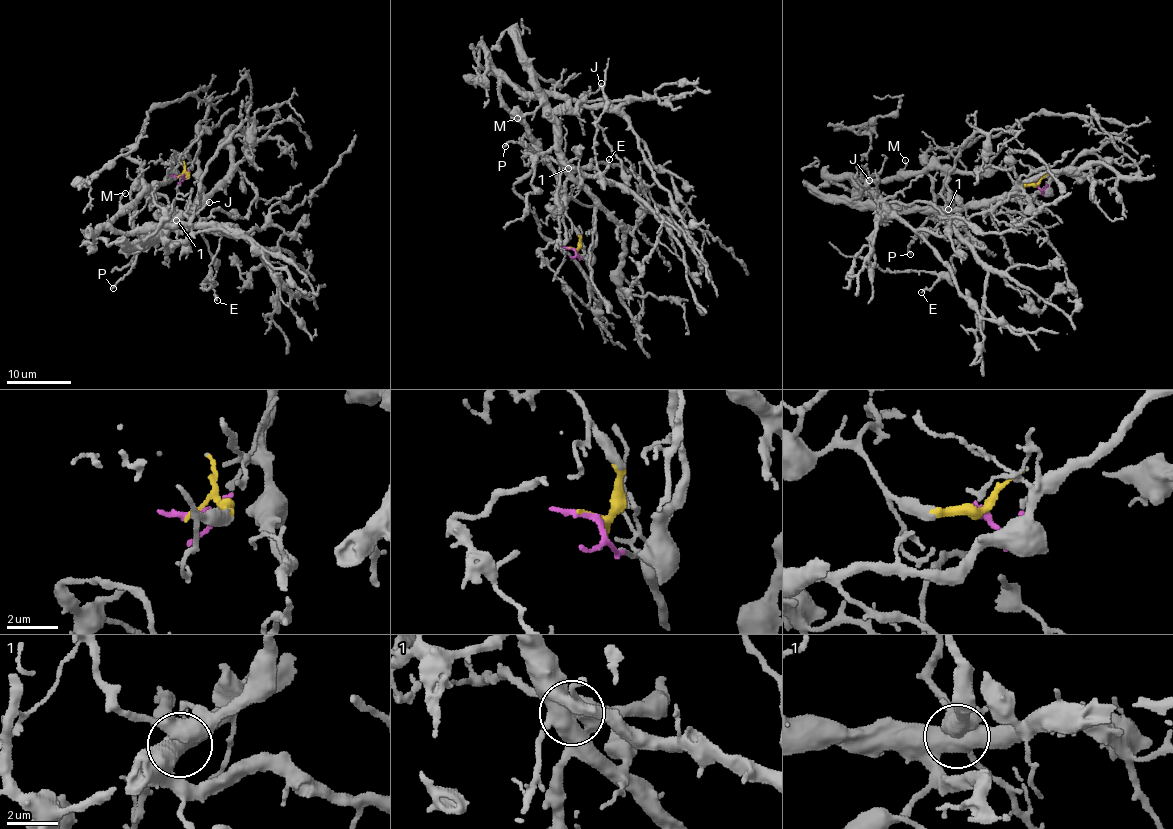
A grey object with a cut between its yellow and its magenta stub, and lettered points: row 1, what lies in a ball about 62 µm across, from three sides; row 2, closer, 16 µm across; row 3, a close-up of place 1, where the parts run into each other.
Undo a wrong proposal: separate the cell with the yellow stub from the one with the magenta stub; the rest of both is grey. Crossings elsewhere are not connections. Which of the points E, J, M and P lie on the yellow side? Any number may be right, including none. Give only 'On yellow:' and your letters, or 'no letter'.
On yellow: M

